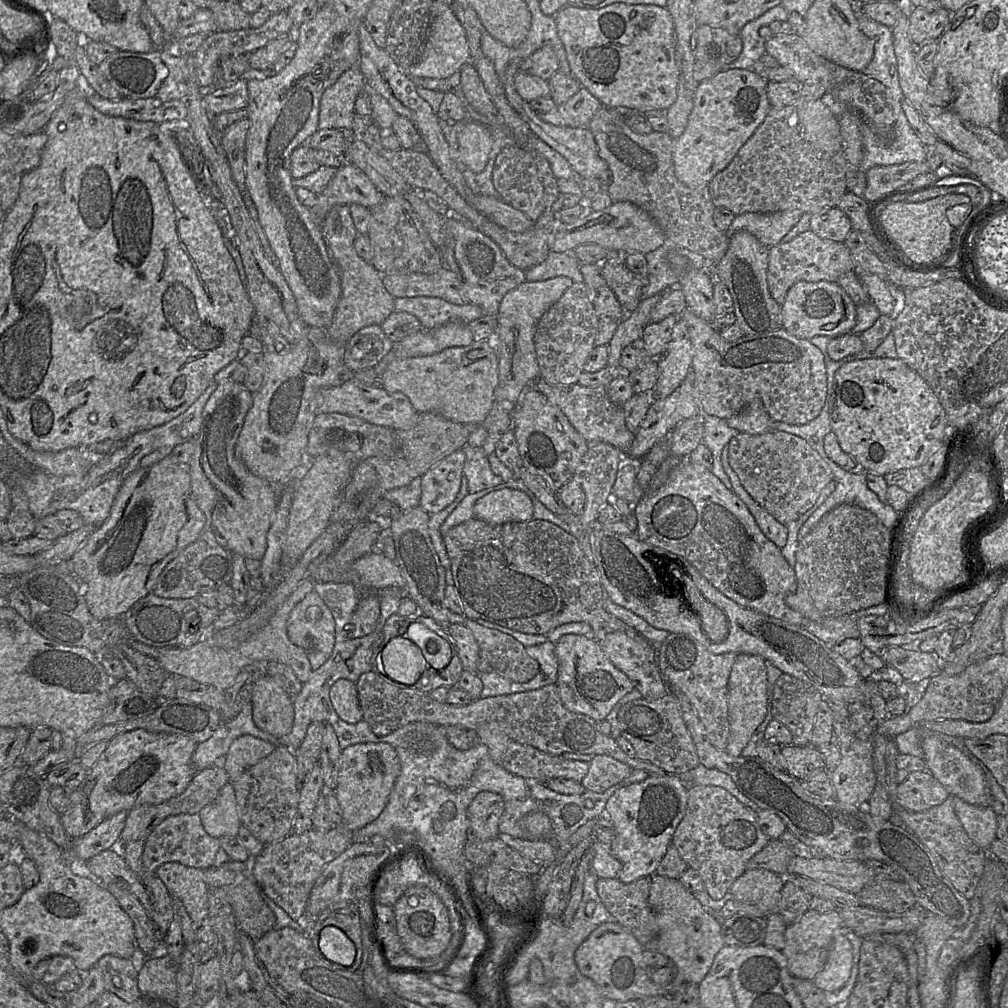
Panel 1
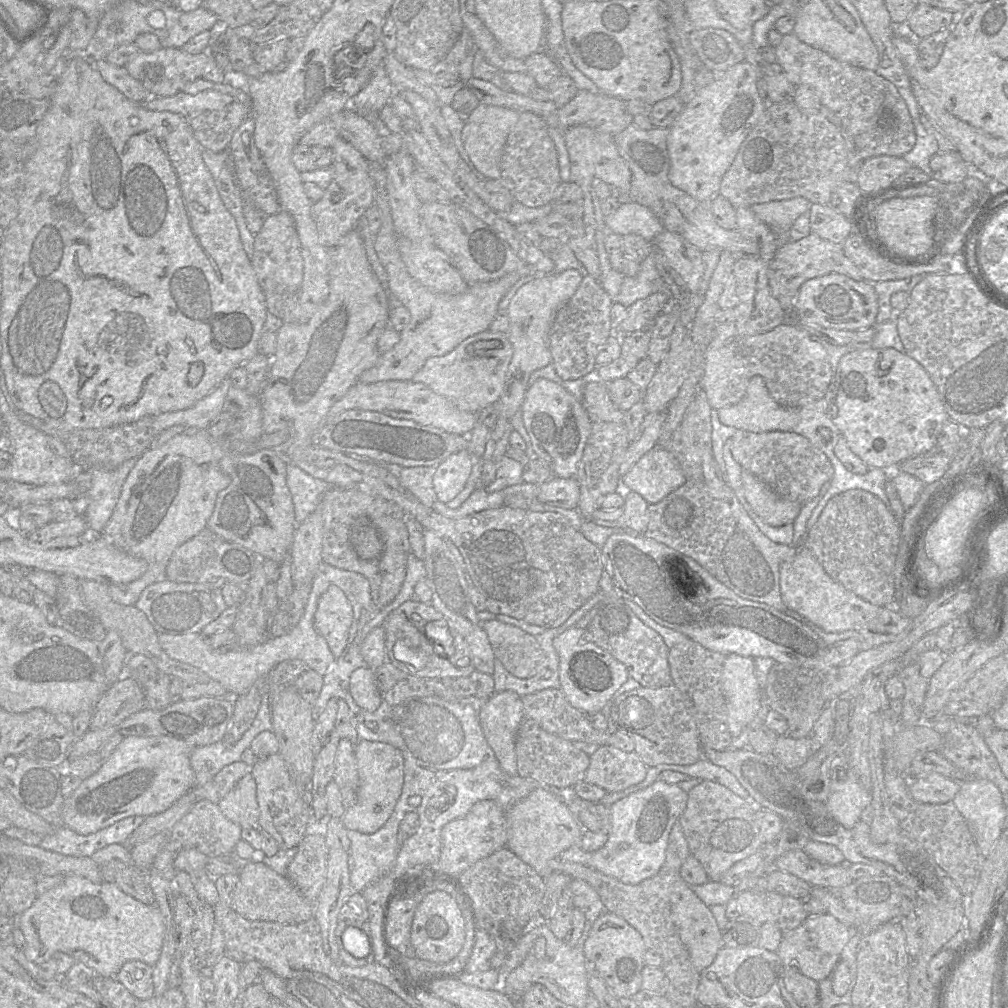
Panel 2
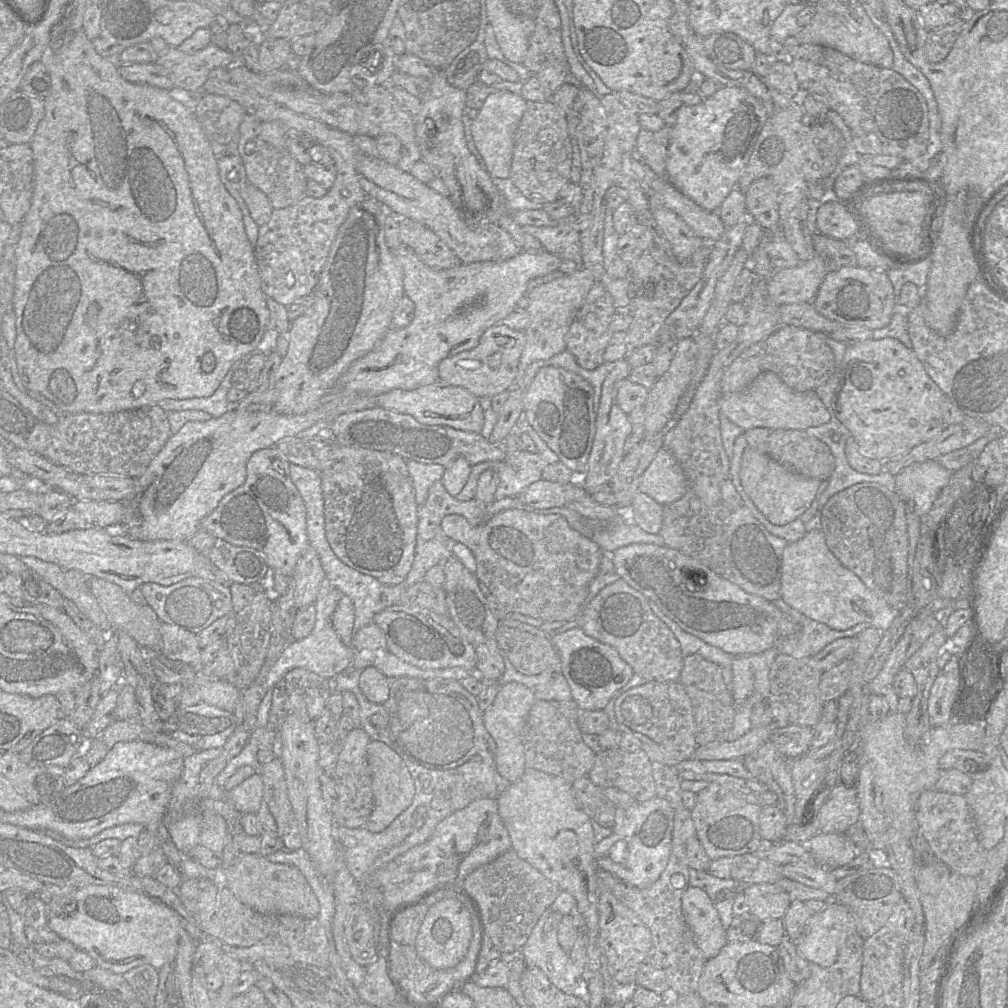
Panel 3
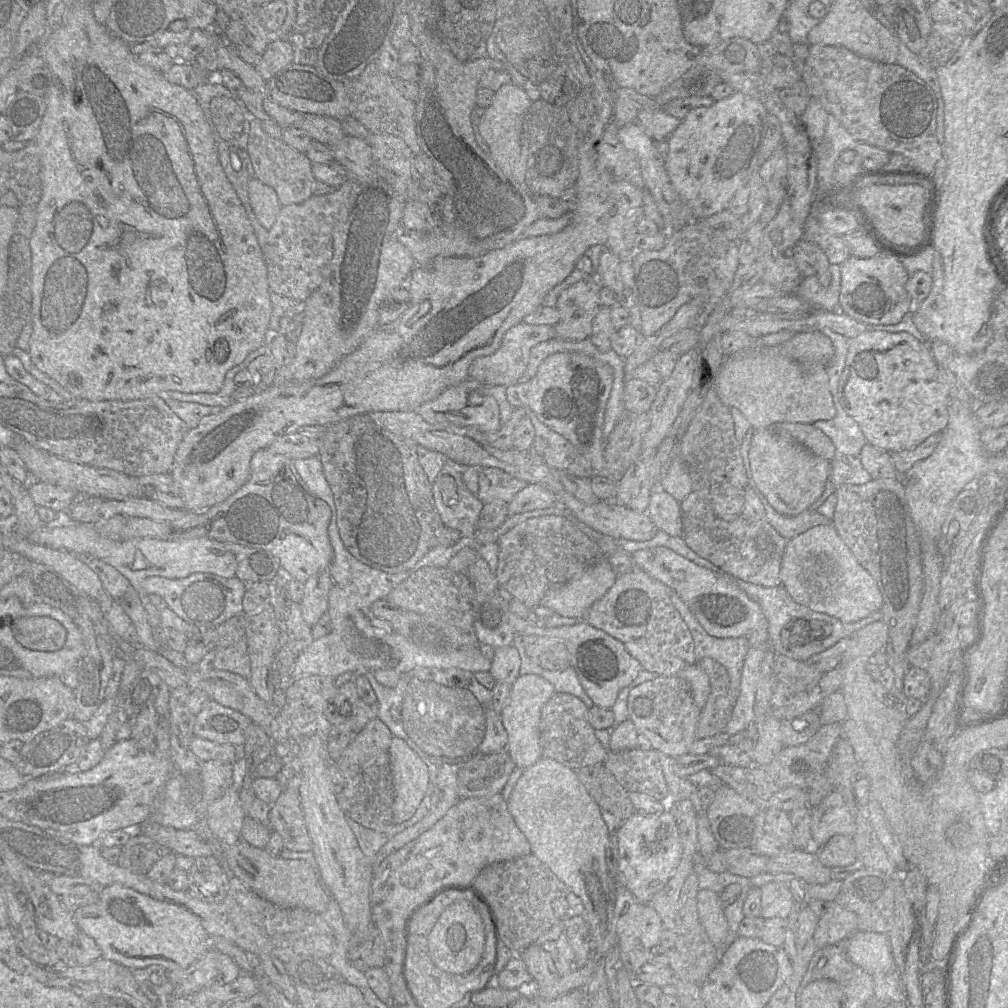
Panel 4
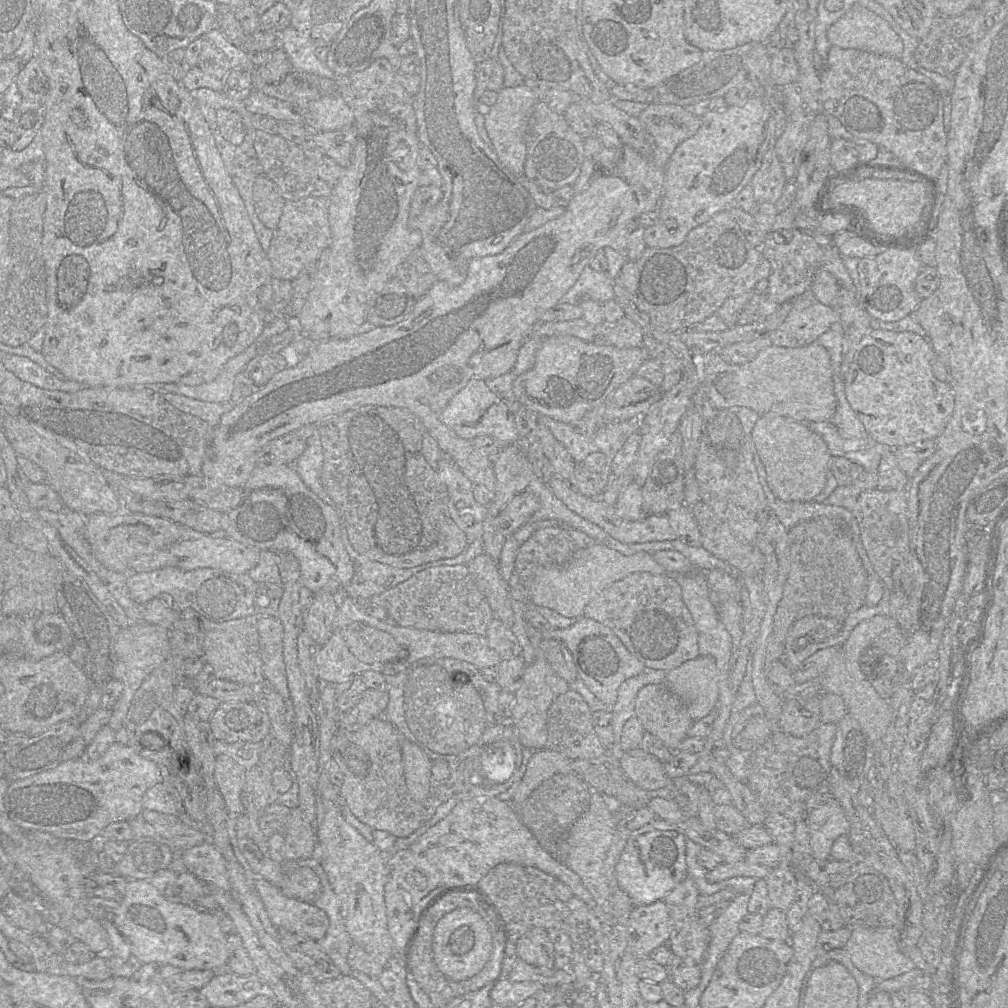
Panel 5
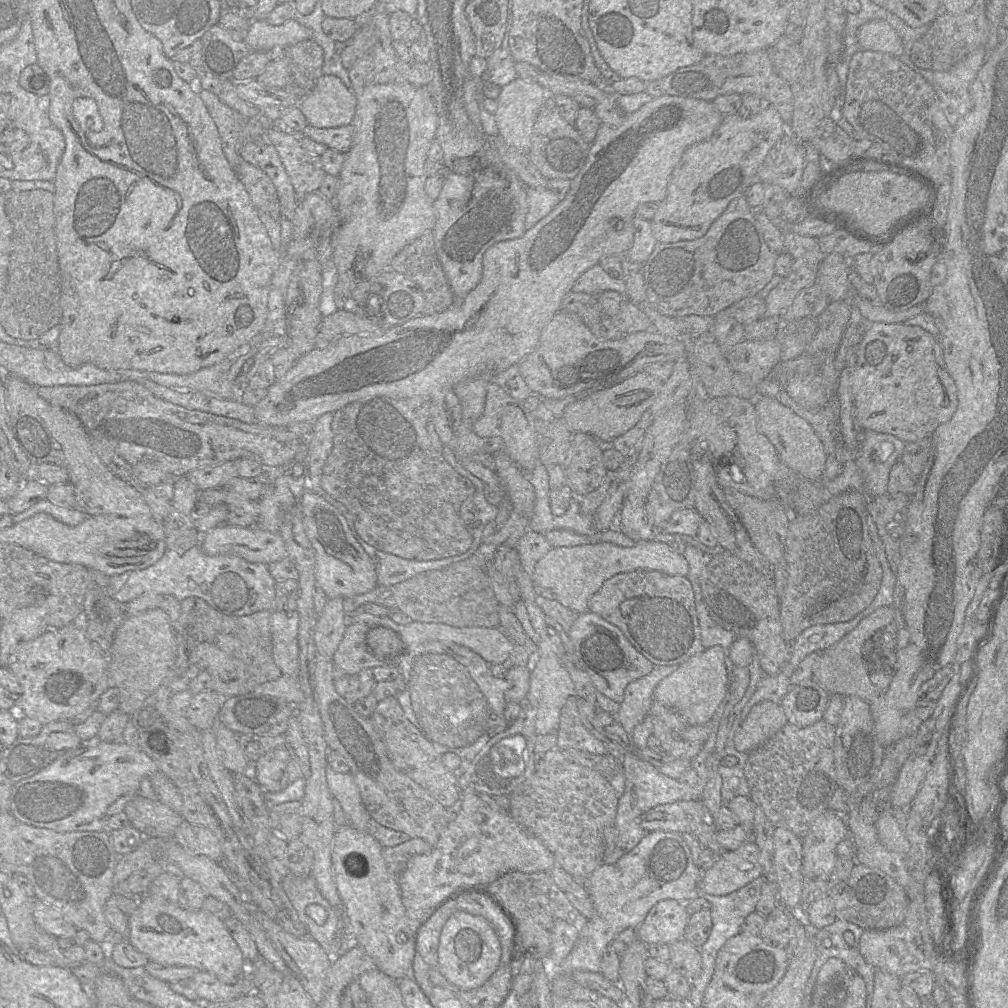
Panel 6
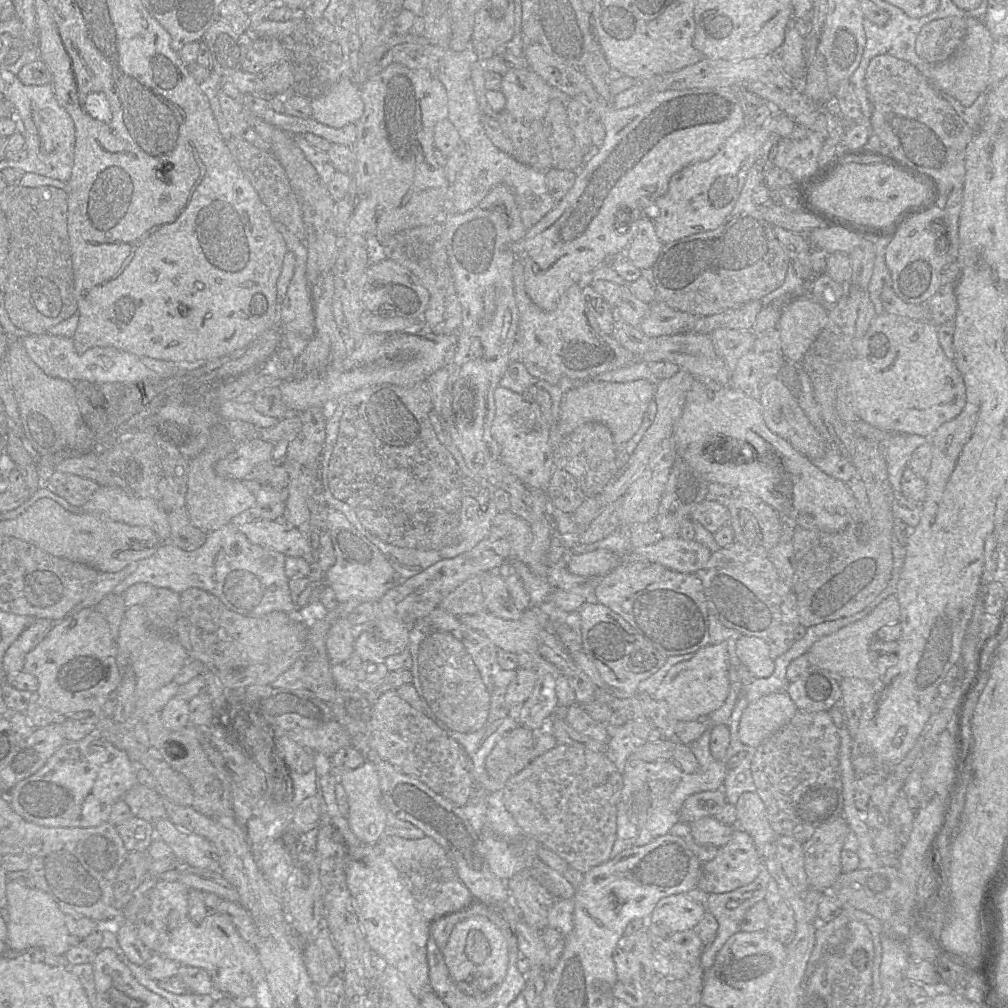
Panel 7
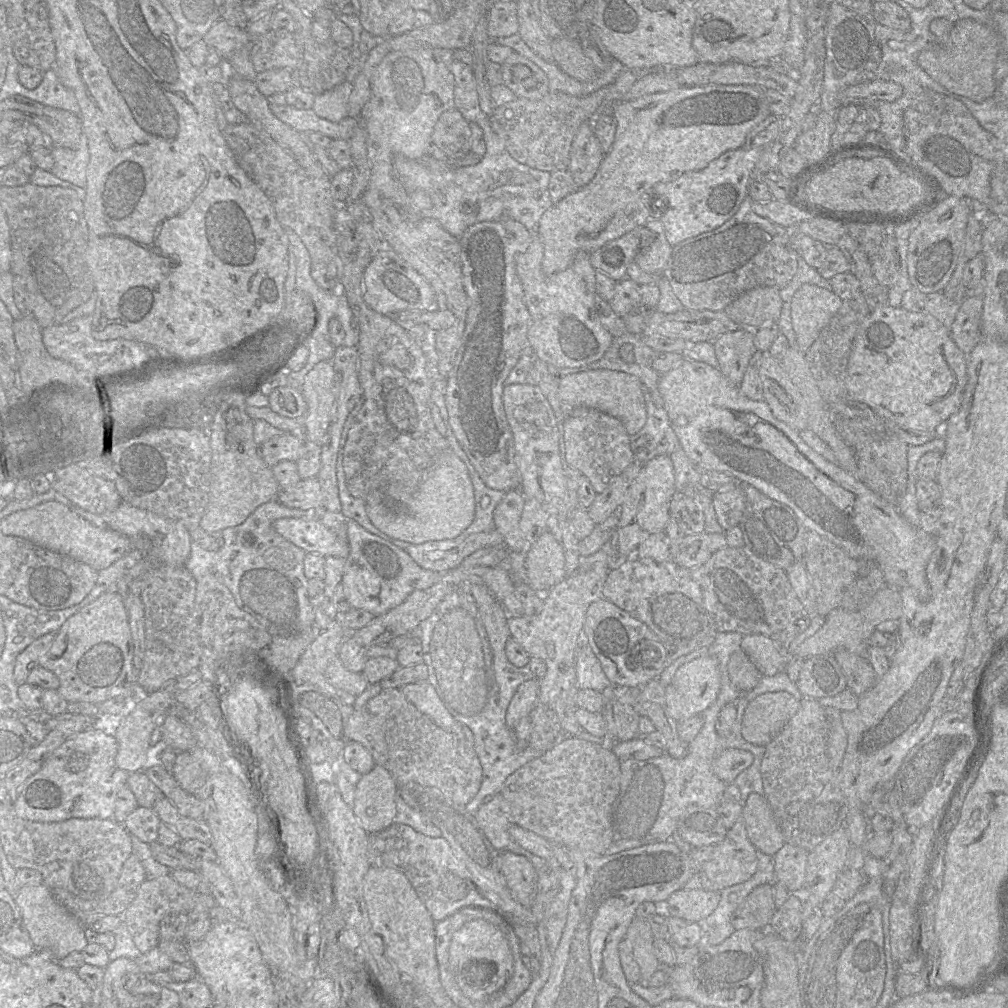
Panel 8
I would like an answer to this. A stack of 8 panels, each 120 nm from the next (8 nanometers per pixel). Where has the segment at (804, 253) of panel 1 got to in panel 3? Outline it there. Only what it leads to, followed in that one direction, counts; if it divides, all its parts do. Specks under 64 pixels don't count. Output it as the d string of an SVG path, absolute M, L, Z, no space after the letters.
M813 254L797 267L776 271L767 282L767 292L777 305L812 302L826 274L823 258Z

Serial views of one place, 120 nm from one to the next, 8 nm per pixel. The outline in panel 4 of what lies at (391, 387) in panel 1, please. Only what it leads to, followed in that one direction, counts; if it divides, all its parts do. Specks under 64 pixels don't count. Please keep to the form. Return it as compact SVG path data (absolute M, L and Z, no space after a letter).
M520 322L505 333L500 347L491 355L476 358L468 369L468 378L484 385L509 386L519 381L526 370L532 347L555 337L553 325L532 325Z

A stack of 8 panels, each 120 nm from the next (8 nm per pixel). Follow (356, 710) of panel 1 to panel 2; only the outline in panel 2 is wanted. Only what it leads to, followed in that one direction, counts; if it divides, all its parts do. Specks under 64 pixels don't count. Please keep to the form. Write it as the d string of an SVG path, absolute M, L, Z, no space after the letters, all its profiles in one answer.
M360 667L351 674L349 681L349 690L355 702L370 712L376 711L381 704L374 670Z

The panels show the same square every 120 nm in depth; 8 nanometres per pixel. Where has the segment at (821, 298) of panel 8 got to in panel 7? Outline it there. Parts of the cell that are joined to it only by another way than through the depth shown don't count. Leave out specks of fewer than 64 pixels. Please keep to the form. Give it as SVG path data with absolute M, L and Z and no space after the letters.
M807 294L793 299L784 308L778 322L778 329L780 331L781 352L786 360L793 363L802 361L810 346L826 326L829 311Z

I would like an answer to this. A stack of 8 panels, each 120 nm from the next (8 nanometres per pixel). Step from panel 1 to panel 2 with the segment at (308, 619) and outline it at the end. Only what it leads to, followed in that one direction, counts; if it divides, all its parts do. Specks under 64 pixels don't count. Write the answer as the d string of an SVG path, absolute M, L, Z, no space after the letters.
M331 585L319 598L314 614L314 629L327 642L335 659L347 644L353 620L352 607L344 592Z

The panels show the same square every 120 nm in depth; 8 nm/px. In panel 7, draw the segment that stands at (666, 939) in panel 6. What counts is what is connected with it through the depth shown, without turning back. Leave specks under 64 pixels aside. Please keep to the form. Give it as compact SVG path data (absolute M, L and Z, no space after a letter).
M675 894L658 901L649 923L653 923L666 934L693 929L707 911L706 906L691 900L685 894Z

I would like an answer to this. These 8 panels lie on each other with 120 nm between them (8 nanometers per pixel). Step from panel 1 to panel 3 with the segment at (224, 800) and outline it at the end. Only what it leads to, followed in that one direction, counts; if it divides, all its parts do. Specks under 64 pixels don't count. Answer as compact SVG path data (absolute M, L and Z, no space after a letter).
M254 774L226 793L233 806L242 814L256 813L263 798L263 779Z

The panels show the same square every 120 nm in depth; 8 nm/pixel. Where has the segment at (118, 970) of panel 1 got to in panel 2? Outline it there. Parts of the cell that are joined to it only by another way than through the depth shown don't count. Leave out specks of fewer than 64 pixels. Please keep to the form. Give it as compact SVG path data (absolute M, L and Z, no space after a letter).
M141 961L125 963L115 978L140 1000L154 996L153 967Z

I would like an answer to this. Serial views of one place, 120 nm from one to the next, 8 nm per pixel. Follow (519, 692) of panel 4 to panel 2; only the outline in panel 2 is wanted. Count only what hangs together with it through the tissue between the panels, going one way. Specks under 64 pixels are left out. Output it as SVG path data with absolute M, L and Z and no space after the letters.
M512 690L493 694L478 711L485 738L509 775L518 775L515 743L523 717L522 698Z

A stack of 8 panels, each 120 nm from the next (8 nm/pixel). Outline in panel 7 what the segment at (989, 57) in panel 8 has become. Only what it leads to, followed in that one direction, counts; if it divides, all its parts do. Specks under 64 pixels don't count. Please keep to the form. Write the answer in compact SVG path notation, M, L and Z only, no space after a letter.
M967 17L967 33L957 51L946 61L931 65L930 84L937 85L964 106L971 106L978 96L990 89L990 59L994 39L983 19Z

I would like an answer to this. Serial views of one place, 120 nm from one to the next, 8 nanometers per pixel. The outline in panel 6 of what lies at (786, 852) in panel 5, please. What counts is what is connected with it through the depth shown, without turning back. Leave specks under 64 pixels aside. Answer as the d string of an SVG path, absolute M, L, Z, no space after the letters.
M752 839L738 849L724 851L719 860L709 869L701 873L700 890L715 896L730 894L756 878L763 875L763 868L759 863L760 849Z

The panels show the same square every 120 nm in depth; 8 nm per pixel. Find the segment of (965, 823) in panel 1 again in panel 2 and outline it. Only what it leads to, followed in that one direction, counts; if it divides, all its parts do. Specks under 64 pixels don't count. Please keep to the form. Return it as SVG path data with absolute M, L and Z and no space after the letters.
M969 778L961 781L961 787L953 802L963 816L981 854L986 857L1002 835L1006 806L999 788L991 781Z

